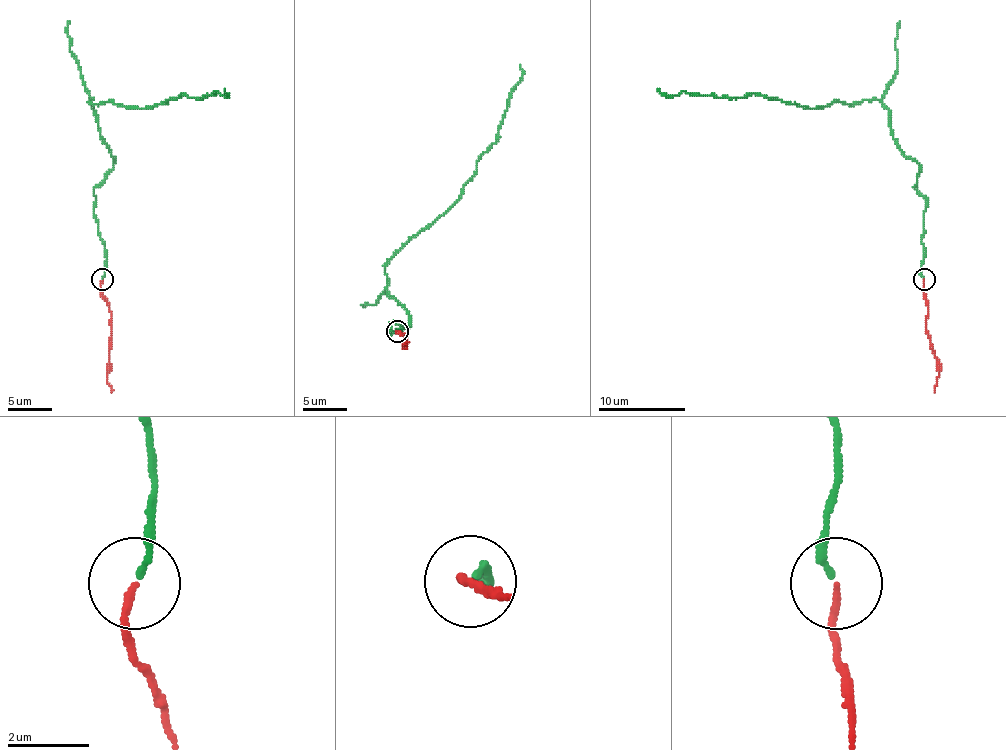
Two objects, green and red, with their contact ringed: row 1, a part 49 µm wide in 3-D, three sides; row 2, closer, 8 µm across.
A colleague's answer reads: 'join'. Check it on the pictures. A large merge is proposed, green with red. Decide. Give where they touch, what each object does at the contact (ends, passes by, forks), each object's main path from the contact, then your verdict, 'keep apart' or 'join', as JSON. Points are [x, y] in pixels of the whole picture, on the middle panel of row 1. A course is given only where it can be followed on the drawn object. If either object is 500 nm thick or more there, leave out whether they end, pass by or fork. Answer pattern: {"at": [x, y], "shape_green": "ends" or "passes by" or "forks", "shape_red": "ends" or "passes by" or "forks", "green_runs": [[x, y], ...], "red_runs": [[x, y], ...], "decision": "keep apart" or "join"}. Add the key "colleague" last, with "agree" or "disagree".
{"at": [397, 331], "shape_green": "ends", "shape_red": "ends", "green_runs": [[398, 331], [389, 324], [409, 327], [407, 311], [385, 265], [474, 174], [496, 141], [520, 65]], "red_runs": [[398, 331], [407, 333], [402, 346], [407, 342]], "decision": "join", "colleague": "agree"}

